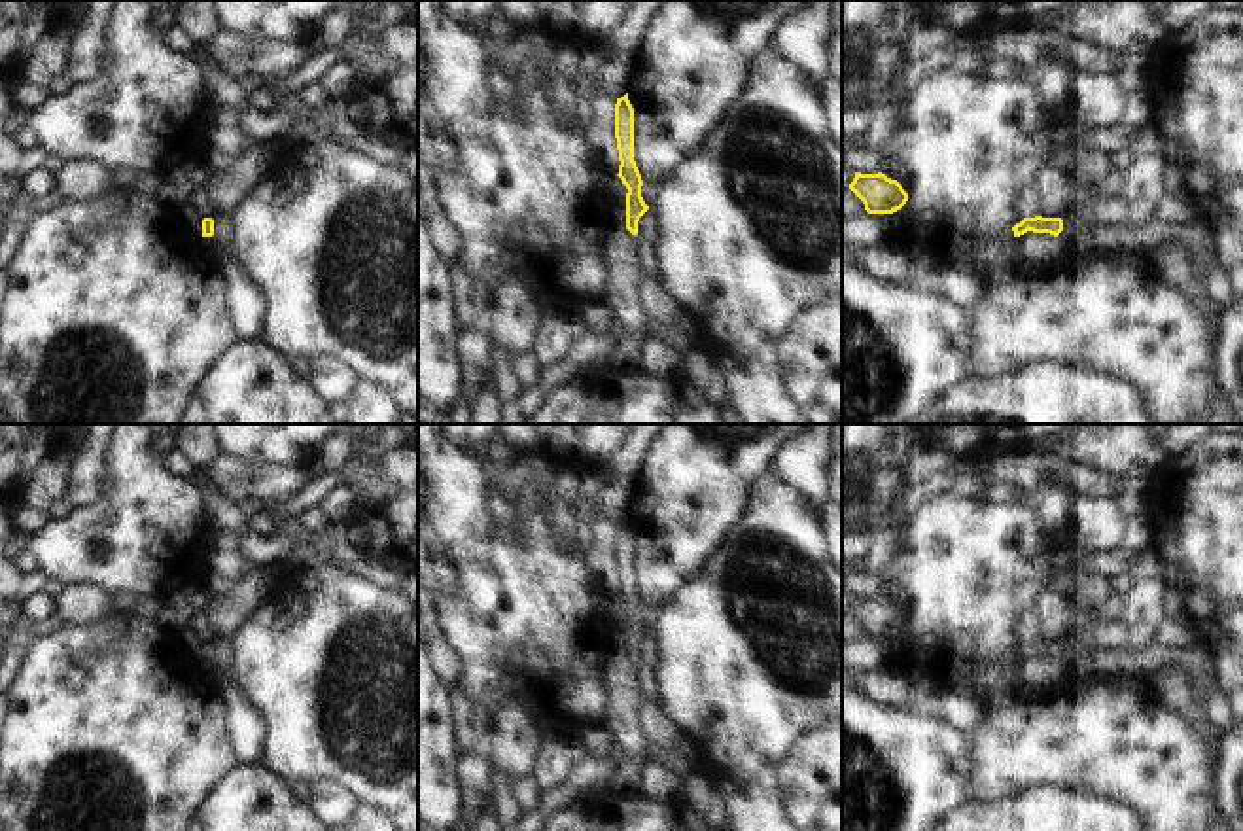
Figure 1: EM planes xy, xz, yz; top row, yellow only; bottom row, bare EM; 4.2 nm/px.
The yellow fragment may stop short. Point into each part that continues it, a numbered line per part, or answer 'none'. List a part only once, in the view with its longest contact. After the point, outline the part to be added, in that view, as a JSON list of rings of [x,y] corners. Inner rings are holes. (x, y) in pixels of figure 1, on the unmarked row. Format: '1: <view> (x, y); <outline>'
none

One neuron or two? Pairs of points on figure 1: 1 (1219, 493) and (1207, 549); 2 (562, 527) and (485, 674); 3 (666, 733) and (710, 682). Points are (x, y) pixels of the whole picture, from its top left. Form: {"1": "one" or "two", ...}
{"1": "one", "2": "two", "3": "two"}

